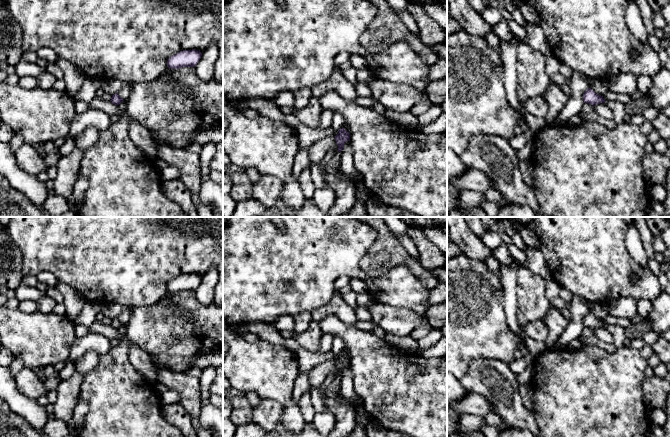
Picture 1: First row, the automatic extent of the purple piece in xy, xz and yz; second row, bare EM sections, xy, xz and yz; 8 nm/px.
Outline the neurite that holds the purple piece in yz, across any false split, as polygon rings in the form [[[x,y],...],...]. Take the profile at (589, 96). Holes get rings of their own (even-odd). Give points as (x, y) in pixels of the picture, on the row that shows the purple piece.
[[[588,88],[583,94],[584,103],[591,105],[597,105],[599,103],[605,103],[603,96],[596,94],[591,88]]]

